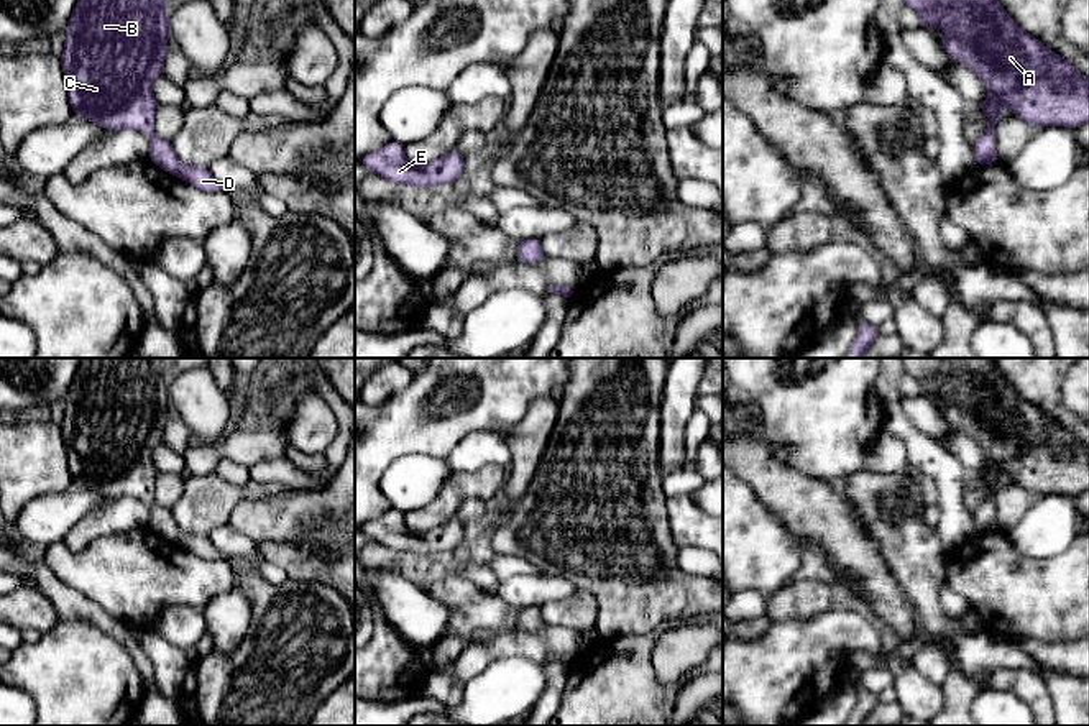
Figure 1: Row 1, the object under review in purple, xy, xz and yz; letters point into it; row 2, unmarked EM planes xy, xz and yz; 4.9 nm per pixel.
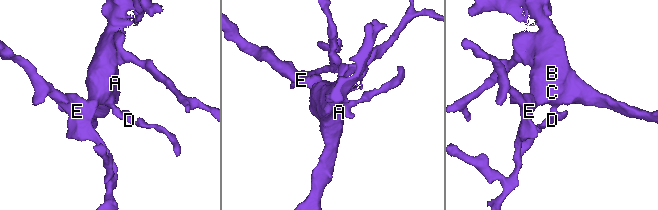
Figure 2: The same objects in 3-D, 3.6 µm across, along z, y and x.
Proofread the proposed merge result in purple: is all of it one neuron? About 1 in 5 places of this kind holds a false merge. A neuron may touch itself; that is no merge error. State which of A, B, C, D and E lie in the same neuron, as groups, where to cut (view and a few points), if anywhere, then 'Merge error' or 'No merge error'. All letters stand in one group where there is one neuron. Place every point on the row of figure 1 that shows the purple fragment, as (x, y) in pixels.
Groups: A B C D E. No split. No merge error

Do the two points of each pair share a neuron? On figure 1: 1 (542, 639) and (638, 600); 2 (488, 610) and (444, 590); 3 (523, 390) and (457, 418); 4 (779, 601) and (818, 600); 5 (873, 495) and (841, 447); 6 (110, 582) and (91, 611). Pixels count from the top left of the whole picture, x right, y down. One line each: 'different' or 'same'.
1: different
2: same
3: same
4: same
5: different
6: different

